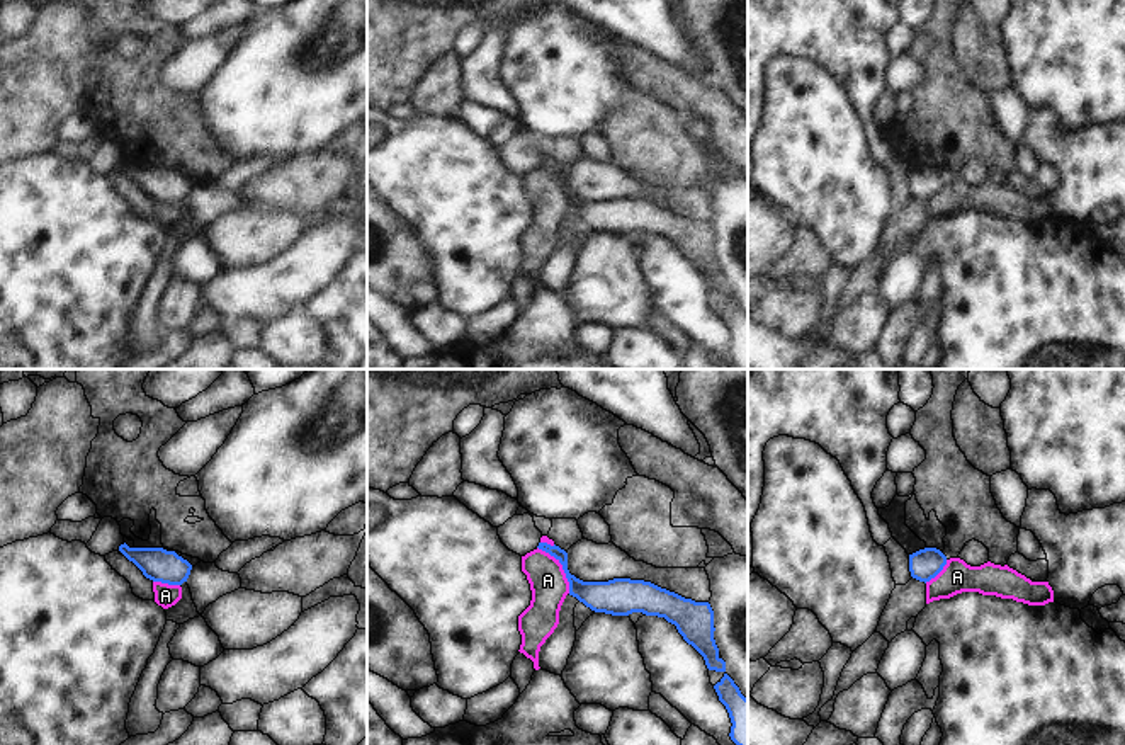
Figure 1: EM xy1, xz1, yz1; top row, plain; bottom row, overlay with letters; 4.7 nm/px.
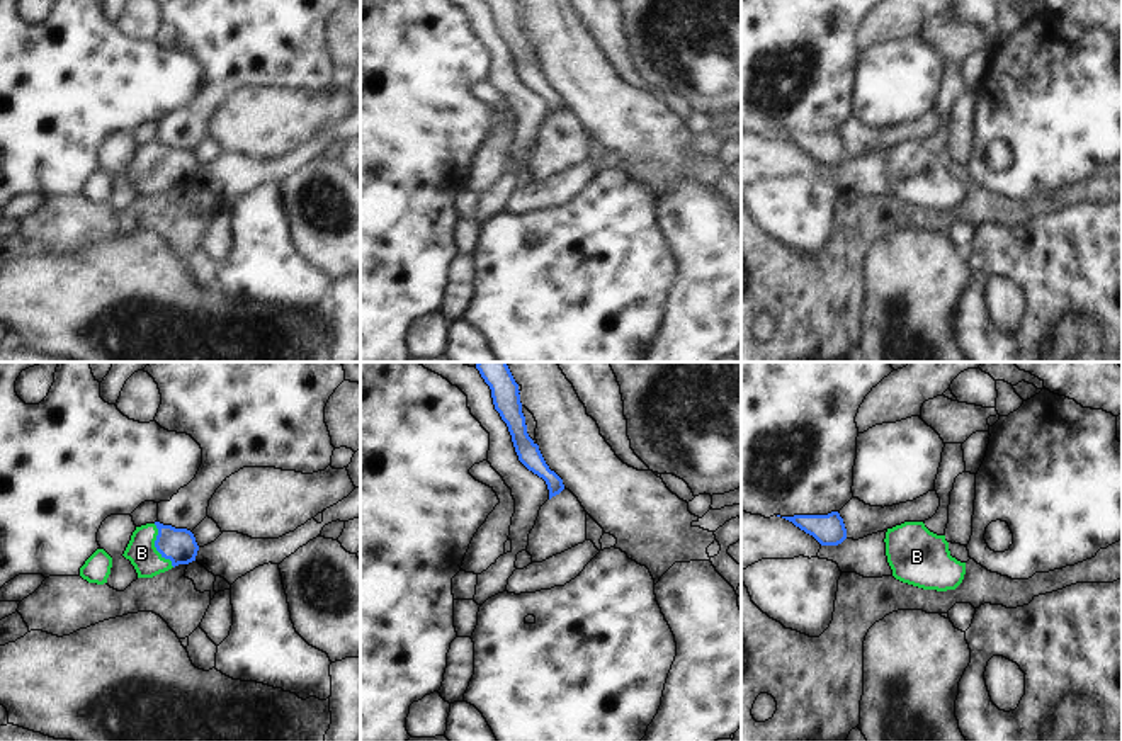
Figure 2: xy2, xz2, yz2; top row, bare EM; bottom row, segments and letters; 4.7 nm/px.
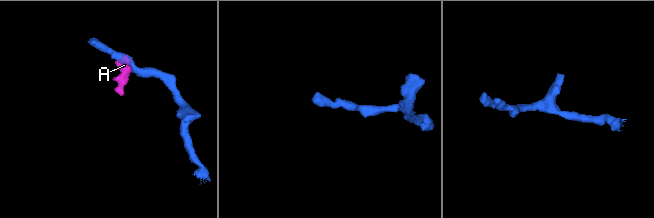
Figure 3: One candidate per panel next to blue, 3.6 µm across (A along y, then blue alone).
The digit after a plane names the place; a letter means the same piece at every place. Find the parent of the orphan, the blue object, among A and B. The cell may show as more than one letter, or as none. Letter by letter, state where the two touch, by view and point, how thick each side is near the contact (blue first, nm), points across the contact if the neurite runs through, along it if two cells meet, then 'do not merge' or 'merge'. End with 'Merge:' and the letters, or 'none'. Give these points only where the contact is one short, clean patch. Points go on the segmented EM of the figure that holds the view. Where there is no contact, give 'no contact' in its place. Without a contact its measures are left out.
A: meets blue in xz1 at (563, 567); 140 nm thick on the blue side, 180 nm on the other; border along xz1 (537, 546), (561, 565), (570, 592); do not merge
B: meets blue in xy2 at (155, 546); 160 nm thick on the blue side, 140 nm on the other; runs through xy2 (177, 544), (155, 546), (141, 553); merge
Merge: B

